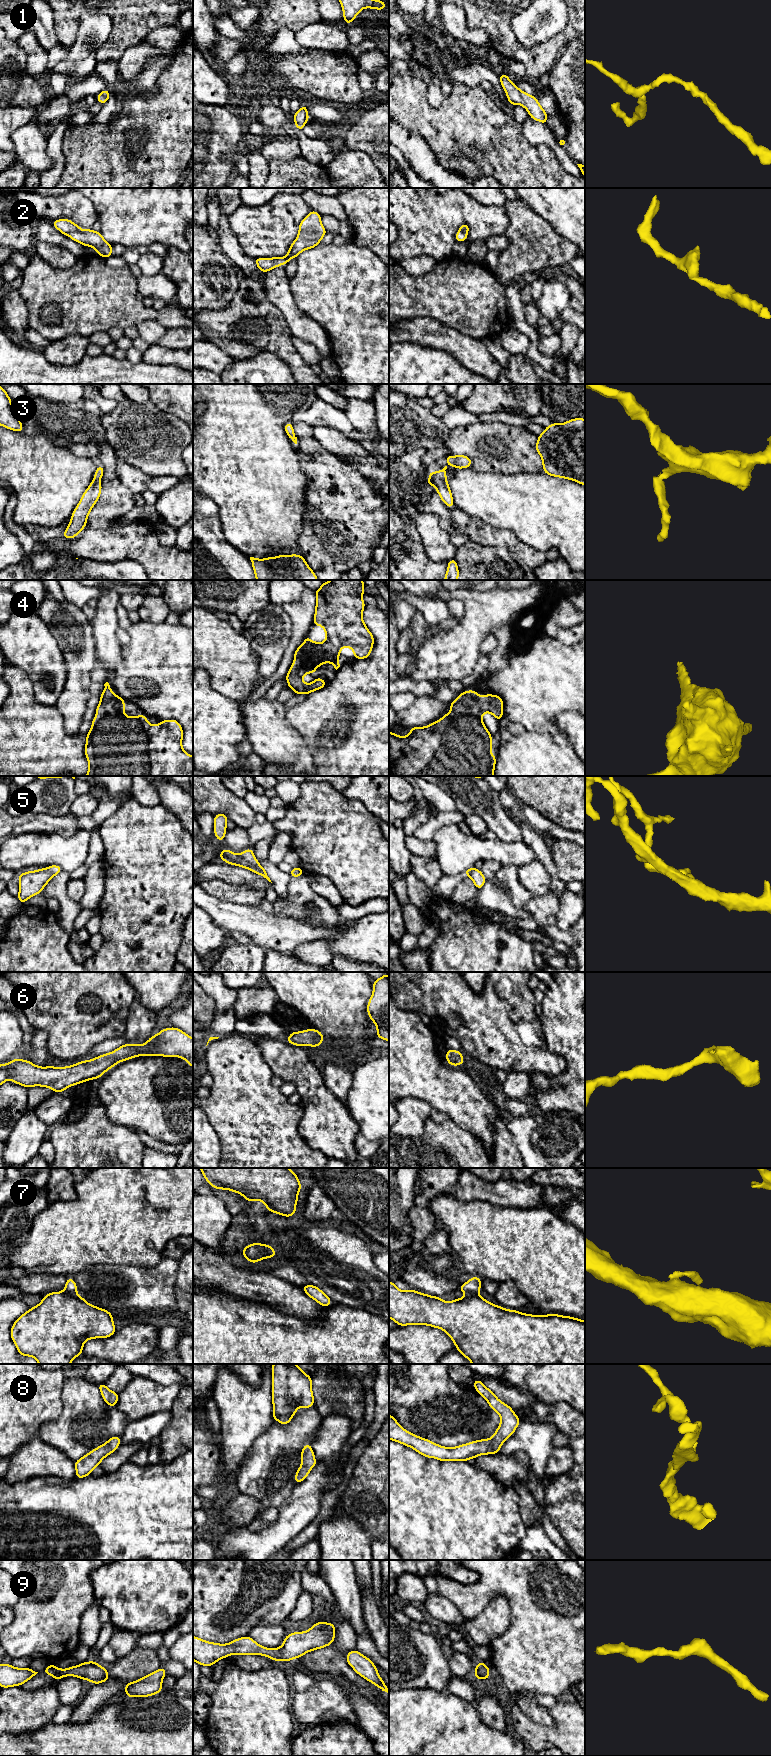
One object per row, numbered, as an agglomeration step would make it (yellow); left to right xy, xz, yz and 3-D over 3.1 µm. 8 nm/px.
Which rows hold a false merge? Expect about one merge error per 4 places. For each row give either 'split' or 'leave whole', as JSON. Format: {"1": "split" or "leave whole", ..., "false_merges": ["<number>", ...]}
{"1": "leave whole", "2": "leave whole", "3": "leave whole", "4": "leave whole", "5": "split", "6": "leave whole", "7": "split", "8": "leave whole", "9": "leave whole", "false_merges": ["5", "7"]}

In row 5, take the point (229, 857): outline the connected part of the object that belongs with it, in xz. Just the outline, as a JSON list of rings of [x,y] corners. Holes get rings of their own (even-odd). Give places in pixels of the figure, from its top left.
[[[223,849],[219,855],[219,859],[223,859],[226,864],[232,864],[239,867],[243,867],[253,871],[256,874],[259,874],[271,882],[270,878],[267,876],[266,869],[261,866],[253,866],[250,863],[246,862],[241,855],[235,854],[229,849]],[[271,882],[272,883],[272,882]]]

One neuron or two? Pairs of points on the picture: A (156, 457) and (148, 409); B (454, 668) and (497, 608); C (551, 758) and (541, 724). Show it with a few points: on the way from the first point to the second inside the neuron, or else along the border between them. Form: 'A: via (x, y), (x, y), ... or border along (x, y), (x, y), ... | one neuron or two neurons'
A: via (154, 445), (148, 437), (148, 421) | one neuron
B: via (454, 653), (482, 623) | one neuron
C: border along (526, 731), (542, 734), (559, 733) | two neurons

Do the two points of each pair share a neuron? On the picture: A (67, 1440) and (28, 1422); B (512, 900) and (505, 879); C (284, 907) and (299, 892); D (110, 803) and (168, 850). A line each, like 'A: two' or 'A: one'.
A: two
B: one
C: one
D: two

